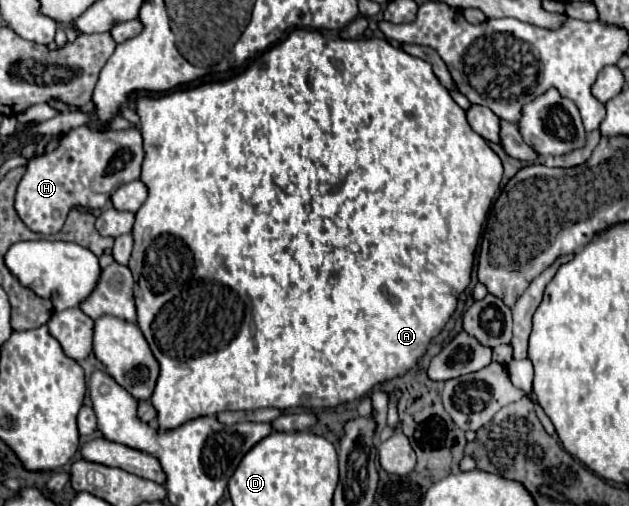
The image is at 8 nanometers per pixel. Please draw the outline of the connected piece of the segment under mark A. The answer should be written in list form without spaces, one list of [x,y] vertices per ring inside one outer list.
[[[293,29],[281,43],[267,49],[263,55],[259,55],[243,73],[225,79],[225,81],[209,81],[201,83],[191,89],[173,91],[161,97],[137,97],[137,115],[141,119],[141,135],[143,135],[143,171],[141,181],[145,183],[149,197],[141,205],[141,209],[135,213],[135,225],[133,225],[133,255],[129,261],[129,269],[135,277],[135,305],[137,305],[137,325],[143,331],[157,363],[159,363],[159,377],[155,391],[151,395],[151,405],[157,411],[157,423],[159,431],[171,431],[179,425],[205,417],[205,415],[217,415],[221,411],[249,411],[249,409],[263,409],[263,407],[277,407],[277,409],[295,409],[301,407],[305,401],[311,401],[317,397],[317,407],[337,407],[339,403],[353,401],[363,397],[371,391],[373,385],[383,383],[385,379],[393,379],[397,375],[403,375],[407,369],[411,369],[421,355],[427,349],[427,343],[441,331],[441,327],[447,323],[451,313],[455,311],[457,297],[467,289],[471,281],[471,267],[475,259],[477,247],[487,221],[489,207],[492,206],[497,193],[497,187],[501,183],[503,165],[497,153],[487,145],[487,141],[477,135],[471,125],[467,123],[465,111],[453,101],[449,91],[439,83],[439,79],[433,75],[433,69],[427,61],[413,57],[405,53],[403,49],[391,45],[387,39],[365,38],[360,39],[325,39],[319,31],[311,29]]]

